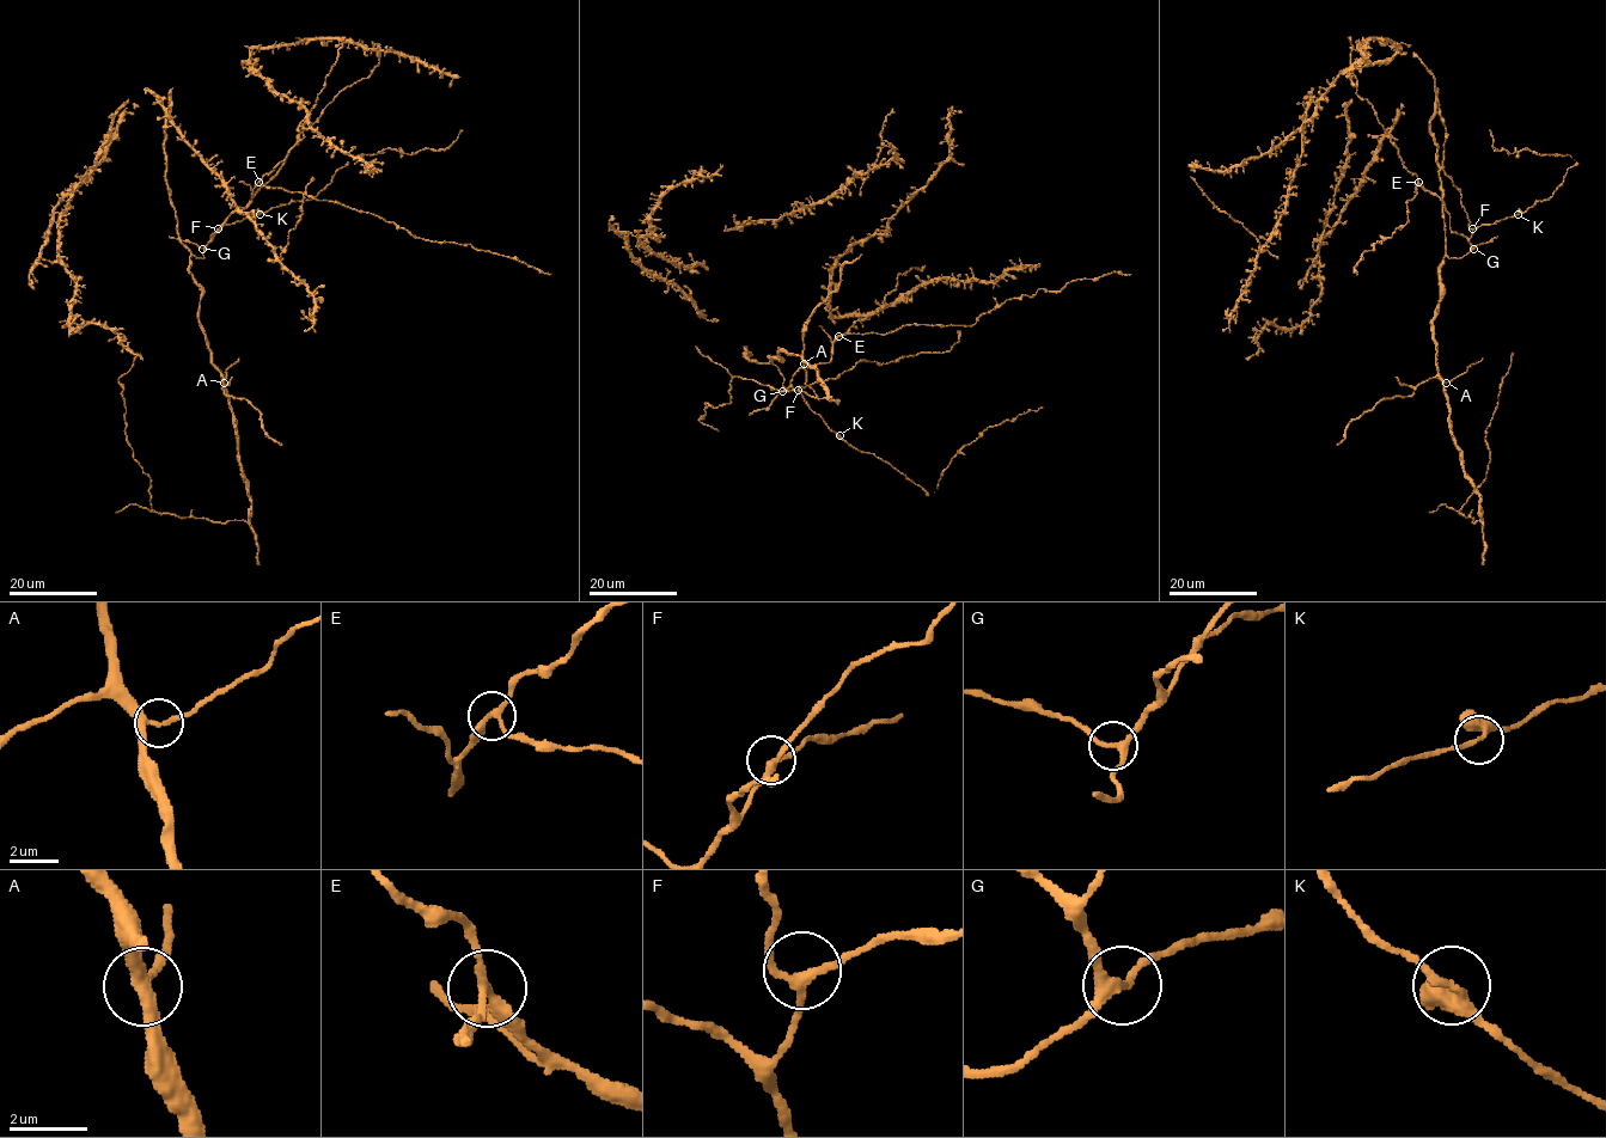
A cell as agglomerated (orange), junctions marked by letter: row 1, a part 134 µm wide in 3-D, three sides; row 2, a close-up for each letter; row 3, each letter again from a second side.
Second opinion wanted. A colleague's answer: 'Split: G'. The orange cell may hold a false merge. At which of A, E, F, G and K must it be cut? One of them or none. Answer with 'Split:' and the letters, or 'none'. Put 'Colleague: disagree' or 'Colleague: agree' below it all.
Split: none
Colleague: disagree

